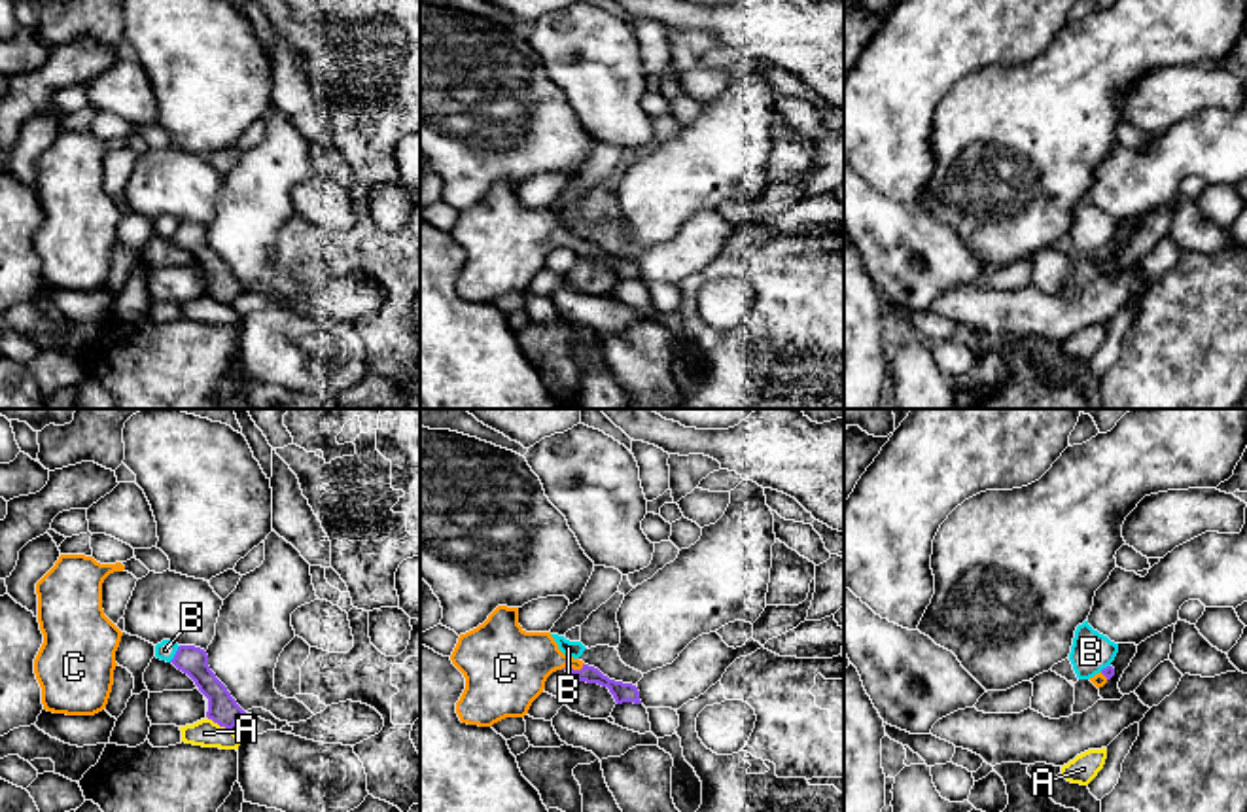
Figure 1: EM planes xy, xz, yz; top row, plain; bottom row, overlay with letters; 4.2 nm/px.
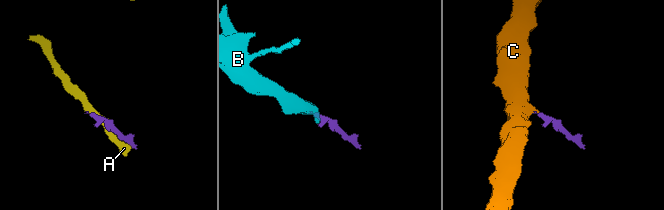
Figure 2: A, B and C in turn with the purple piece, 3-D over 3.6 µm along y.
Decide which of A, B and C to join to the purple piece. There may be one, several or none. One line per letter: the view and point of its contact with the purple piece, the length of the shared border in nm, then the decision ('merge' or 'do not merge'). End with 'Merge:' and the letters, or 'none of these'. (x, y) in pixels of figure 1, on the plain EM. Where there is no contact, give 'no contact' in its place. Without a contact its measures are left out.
A: xy (220, 301) | 130 nm | do not merge
B: xy (176, 229) | 90 nm | do not merge
C: xz (572, 245) | 110 nm | merge
Merge: C

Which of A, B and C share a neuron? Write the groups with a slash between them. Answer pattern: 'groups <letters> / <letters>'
groups A / B / C

